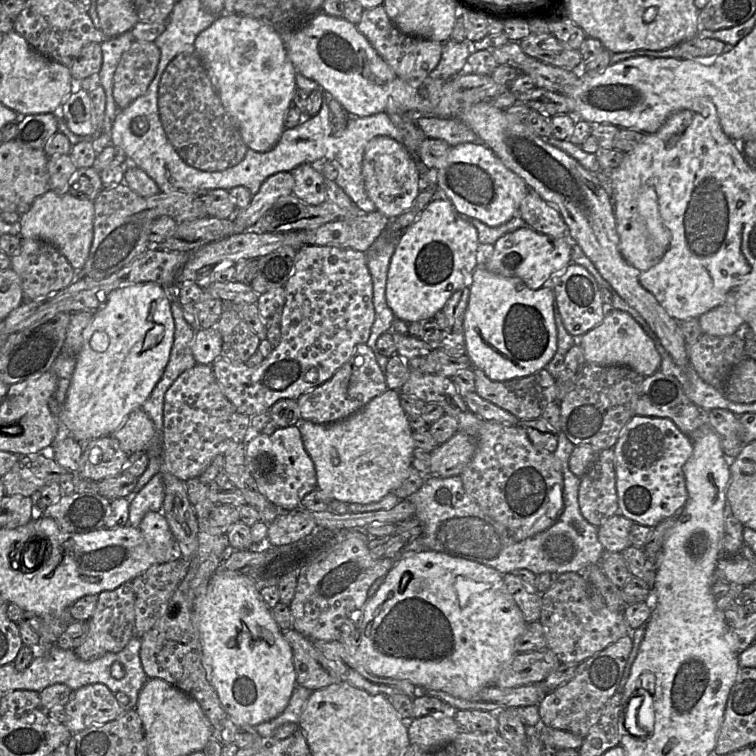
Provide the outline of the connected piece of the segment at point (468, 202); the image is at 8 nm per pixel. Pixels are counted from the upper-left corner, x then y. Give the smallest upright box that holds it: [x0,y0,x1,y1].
[436,142,530,227]

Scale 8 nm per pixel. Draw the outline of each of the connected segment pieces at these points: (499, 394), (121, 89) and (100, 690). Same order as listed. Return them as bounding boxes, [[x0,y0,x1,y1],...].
[[473,368,557,420],[113,40,160,109],[65,683,126,734]]

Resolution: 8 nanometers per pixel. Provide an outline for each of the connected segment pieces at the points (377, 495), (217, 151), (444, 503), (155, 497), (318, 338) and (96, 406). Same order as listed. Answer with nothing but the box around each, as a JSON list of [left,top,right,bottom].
[[298,390,415,504],[158,45,248,172],[405,430,605,575],[129,473,164,527],[212,245,375,417],[60,282,175,444]]

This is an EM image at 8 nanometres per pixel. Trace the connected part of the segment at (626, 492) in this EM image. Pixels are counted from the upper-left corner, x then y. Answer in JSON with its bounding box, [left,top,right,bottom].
[613,415,693,528]

